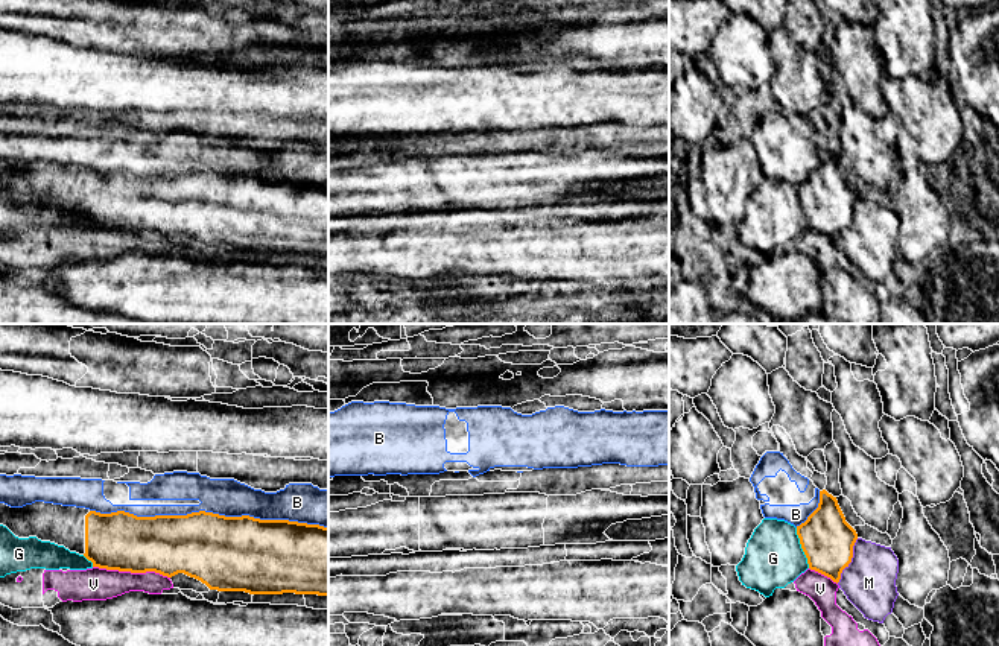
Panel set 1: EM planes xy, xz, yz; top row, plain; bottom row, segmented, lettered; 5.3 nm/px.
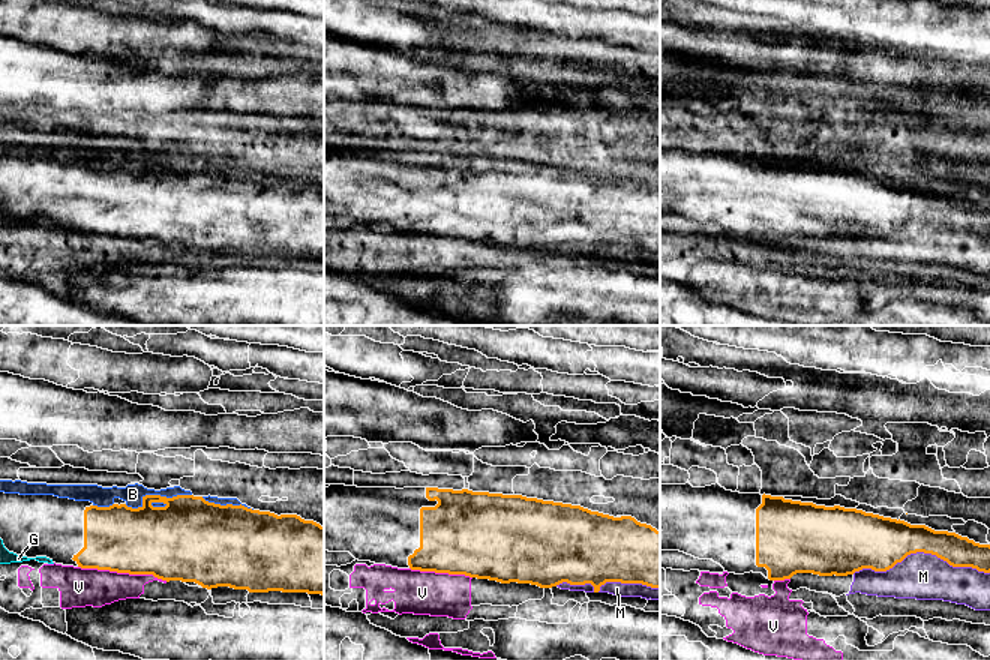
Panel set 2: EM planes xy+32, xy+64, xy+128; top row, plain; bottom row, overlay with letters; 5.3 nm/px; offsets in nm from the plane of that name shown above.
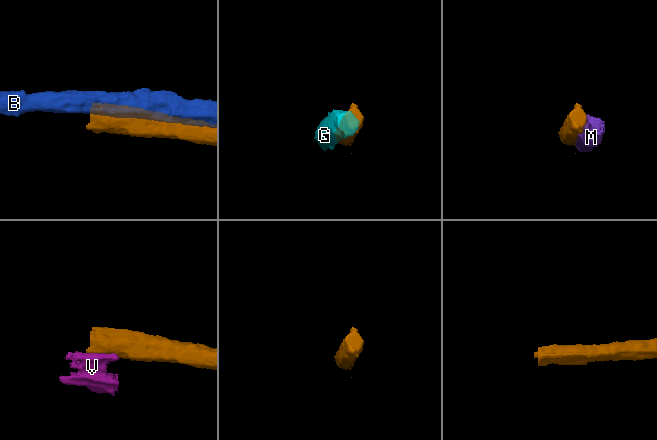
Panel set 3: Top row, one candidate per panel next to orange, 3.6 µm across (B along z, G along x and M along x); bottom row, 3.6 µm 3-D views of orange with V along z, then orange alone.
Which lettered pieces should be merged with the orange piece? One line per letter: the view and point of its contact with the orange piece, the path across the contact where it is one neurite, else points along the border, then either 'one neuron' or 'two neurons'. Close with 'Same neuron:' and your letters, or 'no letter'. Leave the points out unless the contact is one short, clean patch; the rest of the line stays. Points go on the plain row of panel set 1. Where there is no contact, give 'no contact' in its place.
B: contact xy (209, 172); two neurons
G: contact yz (802, 207); two neurons
M: contact yz (850, 221); two neurons
V: contact xy (131, 231); two neurons
Same neuron: no letter

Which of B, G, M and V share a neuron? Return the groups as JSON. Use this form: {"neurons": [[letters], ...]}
{"neurons": [["B"], ["G"], ["M"], ["V"]]}

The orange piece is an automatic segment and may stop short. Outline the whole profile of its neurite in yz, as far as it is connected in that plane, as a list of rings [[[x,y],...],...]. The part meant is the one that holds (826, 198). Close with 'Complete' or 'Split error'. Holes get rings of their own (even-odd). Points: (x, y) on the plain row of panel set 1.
[[[820,150],[818,167],[797,185],[797,195],[809,228],[838,243],[842,230],[852,222],[858,193],[845,181],[836,157]]]. Complete

